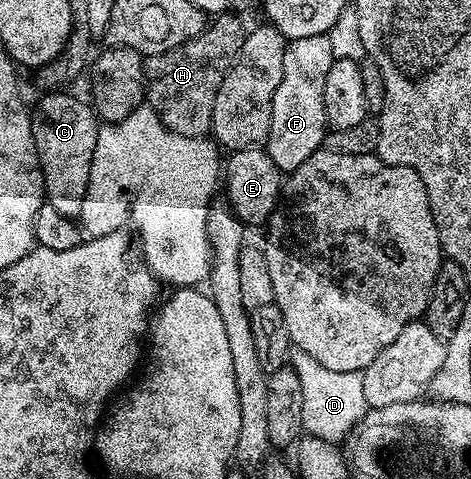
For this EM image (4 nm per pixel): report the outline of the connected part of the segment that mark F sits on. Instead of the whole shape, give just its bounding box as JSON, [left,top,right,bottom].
[265,33,334,175]

